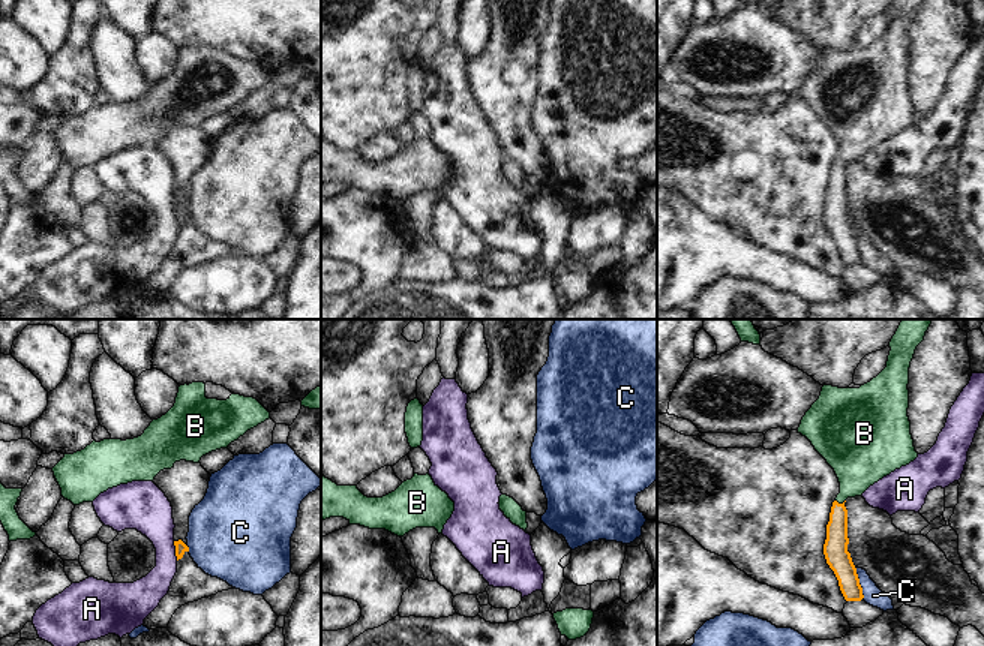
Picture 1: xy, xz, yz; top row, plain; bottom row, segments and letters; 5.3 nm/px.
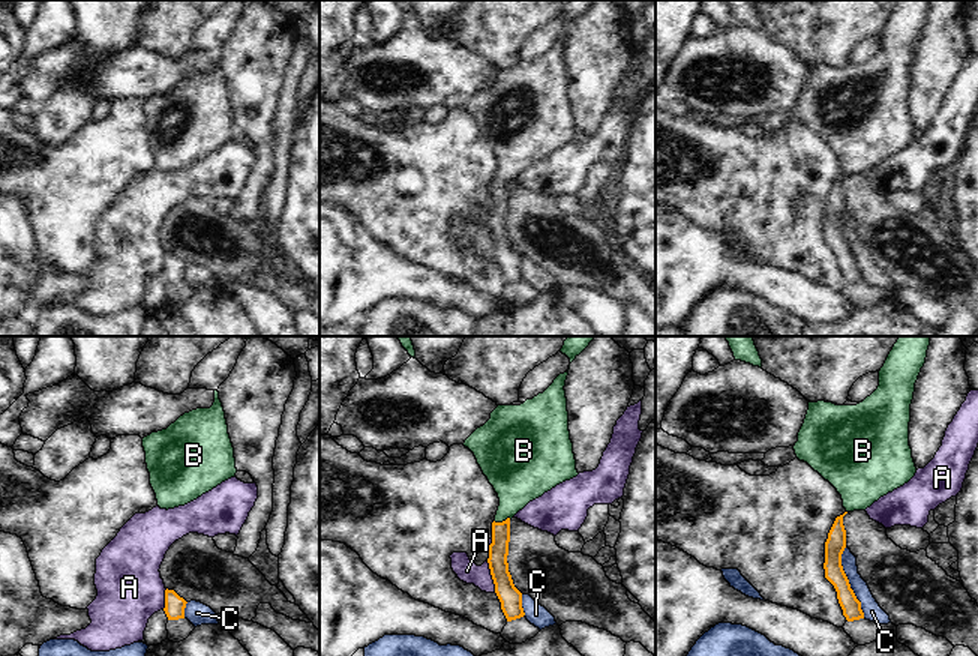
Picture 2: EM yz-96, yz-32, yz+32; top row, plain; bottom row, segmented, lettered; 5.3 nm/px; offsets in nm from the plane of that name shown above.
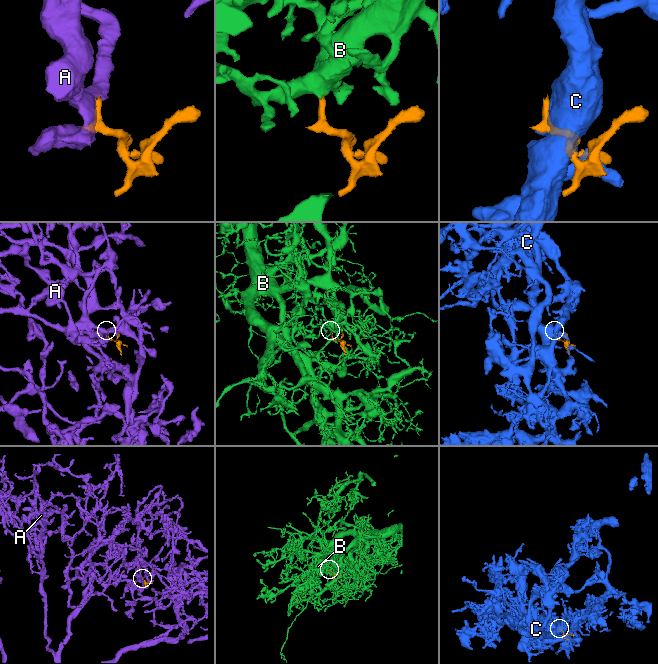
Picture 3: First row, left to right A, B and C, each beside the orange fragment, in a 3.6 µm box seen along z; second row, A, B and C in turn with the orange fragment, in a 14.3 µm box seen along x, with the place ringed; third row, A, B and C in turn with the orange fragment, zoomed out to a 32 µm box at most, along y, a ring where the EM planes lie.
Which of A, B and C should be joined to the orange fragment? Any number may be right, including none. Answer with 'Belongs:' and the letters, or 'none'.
Belongs: B

